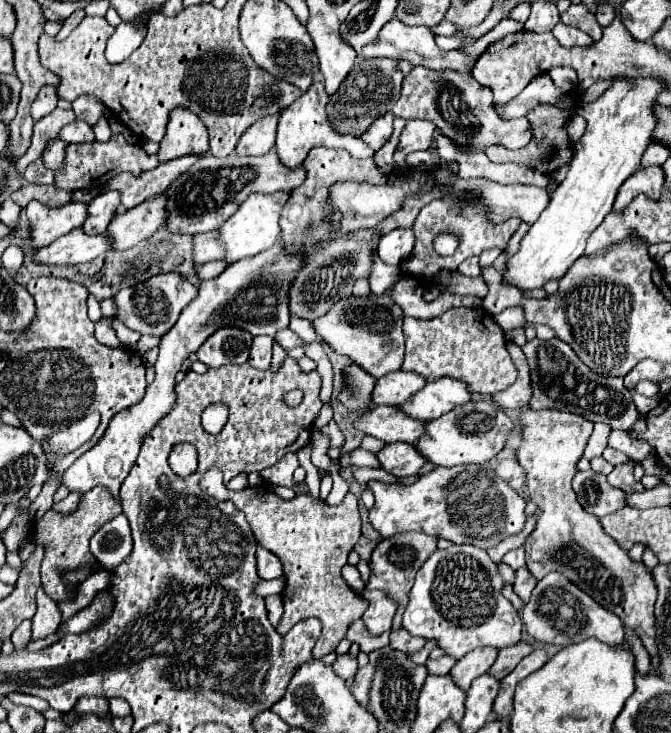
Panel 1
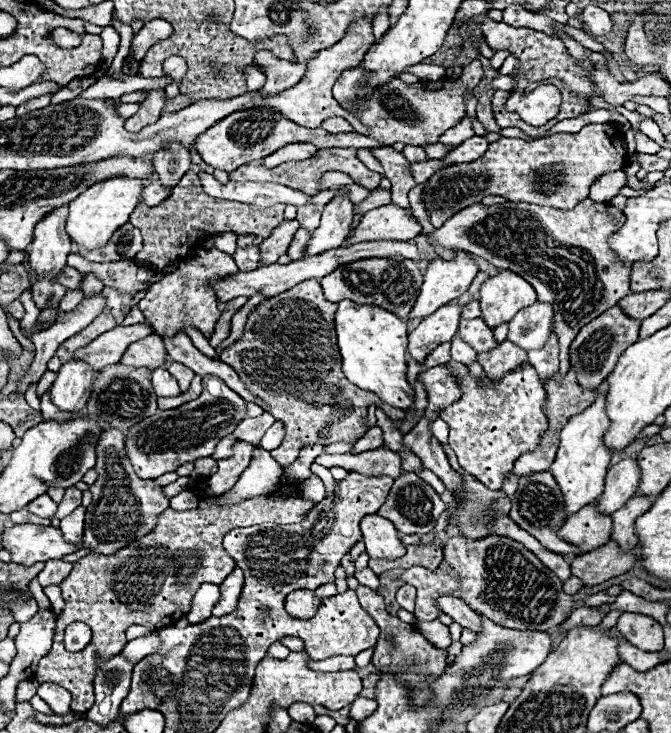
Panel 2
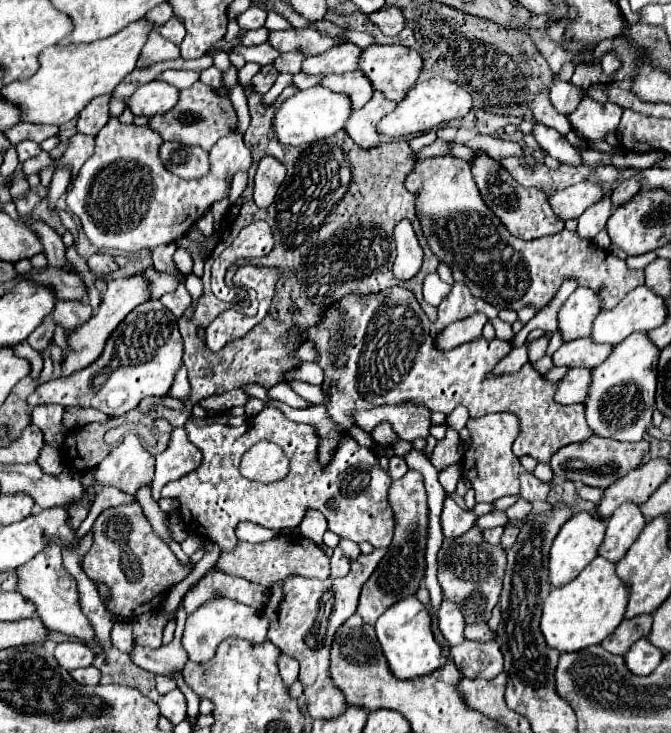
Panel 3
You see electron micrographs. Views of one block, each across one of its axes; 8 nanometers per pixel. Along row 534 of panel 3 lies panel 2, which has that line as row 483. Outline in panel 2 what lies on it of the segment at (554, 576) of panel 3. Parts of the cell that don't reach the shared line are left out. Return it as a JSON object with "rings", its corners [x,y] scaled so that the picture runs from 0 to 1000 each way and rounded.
{"rings":[[[897,521],[891,527],[891,535],[894,535],[891,546],[870,562],[852,568],[849,576],[835,589],[835,611],[820,636],[820,644],[826,647],[826,652],[835,663],[835,671],[841,677],[841,707],[852,704],[864,693],[888,685],[894,671],[900,668],[900,649],[903,649],[906,630],[909,630],[909,617],[897,603],[897,598],[909,581],[906,568],[903,568],[903,554],[900,554],[903,532],[906,532],[906,521]]]}

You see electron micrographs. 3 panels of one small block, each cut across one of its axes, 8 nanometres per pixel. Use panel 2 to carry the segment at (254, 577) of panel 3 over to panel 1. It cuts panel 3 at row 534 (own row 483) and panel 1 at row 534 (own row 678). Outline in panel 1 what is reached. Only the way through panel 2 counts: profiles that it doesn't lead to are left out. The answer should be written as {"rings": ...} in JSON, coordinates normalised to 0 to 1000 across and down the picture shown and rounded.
{"rings":[[[143,663],[131,674],[125,674],[116,696],[104,704],[86,704],[80,696],[72,696],[54,715],[54,739],[63,742],[69,748],[66,764],[63,764],[63,799],[69,805],[69,810],[80,819],[98,819],[98,799],[95,794],[86,789],[83,775],[116,775],[122,769],[137,769],[140,759],[131,750],[131,739],[140,731],[140,726],[146,720],[152,720],[152,715],[158,715],[161,709],[167,709],[170,704],[176,704],[182,698],[179,688],[170,685],[170,677],[158,664]]]}

